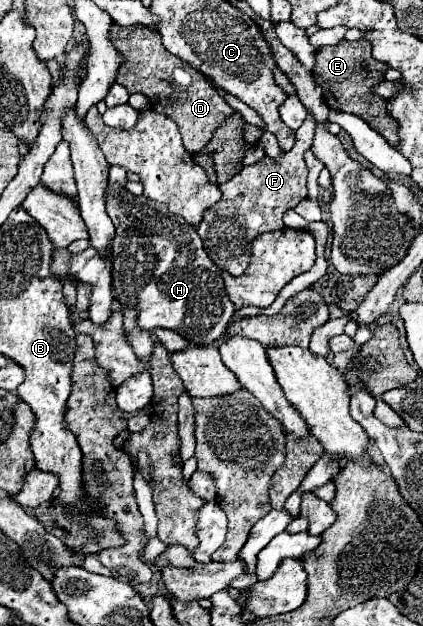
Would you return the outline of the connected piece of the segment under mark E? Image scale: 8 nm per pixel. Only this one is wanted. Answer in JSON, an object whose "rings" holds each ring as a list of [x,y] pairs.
{"rings":[[[357,40],[357,42],[339,42],[335,46],[325,46],[315,52],[315,66],[313,66],[313,78],[315,82],[323,88],[323,96],[329,108],[341,110],[341,112],[351,112],[359,118],[363,118],[375,132],[379,132],[391,146],[395,146],[397,132],[395,132],[395,120],[387,116],[385,98],[379,98],[371,94],[371,86],[383,82],[381,74],[389,66],[375,62],[371,56],[371,44],[367,40]]]}

